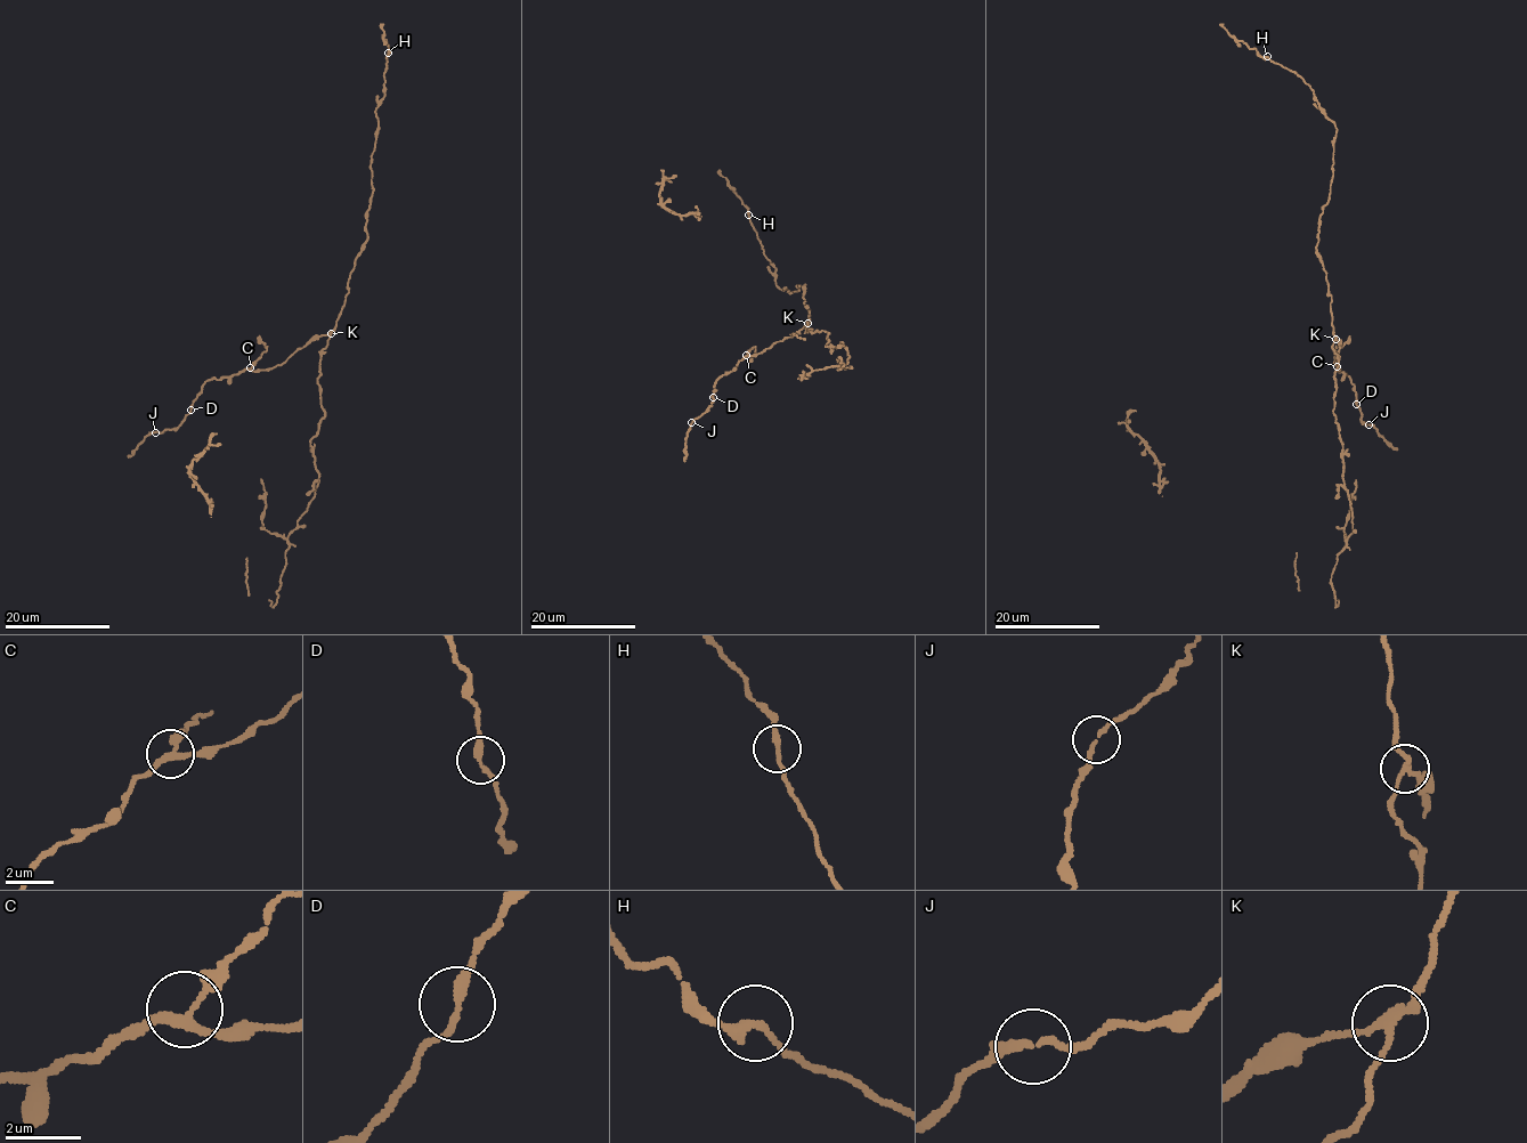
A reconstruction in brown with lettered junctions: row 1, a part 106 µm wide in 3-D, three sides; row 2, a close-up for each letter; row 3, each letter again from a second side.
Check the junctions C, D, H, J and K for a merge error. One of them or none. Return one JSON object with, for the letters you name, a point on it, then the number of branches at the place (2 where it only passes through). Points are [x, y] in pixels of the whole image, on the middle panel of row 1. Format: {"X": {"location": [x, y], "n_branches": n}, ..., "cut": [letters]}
{"K": {"location": [807, 323], "n_branches": 3}, "cut": ["K"]}

